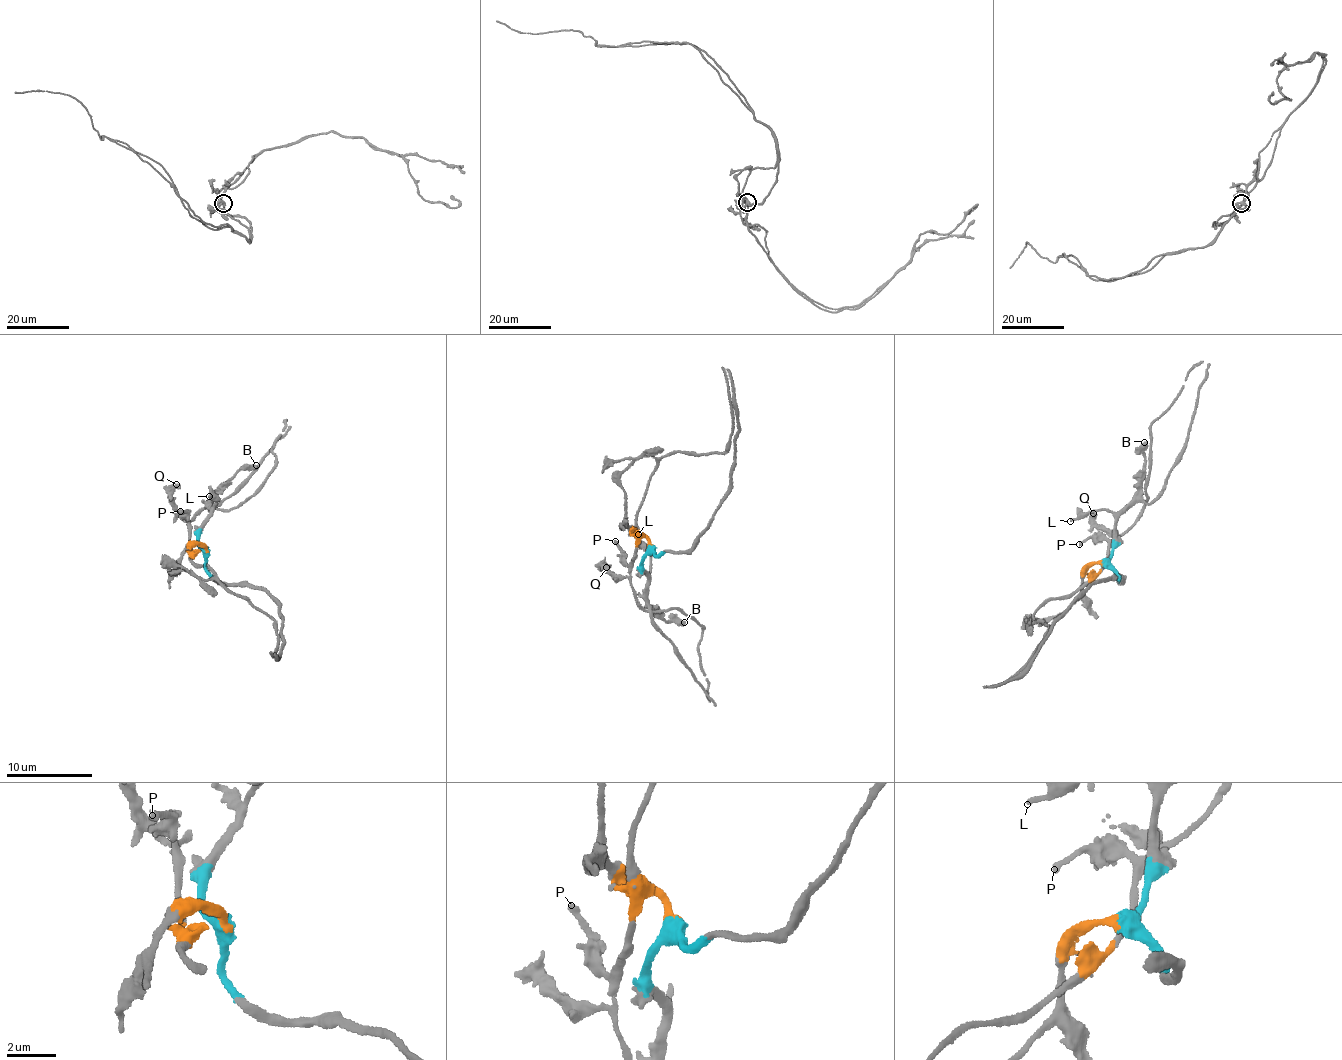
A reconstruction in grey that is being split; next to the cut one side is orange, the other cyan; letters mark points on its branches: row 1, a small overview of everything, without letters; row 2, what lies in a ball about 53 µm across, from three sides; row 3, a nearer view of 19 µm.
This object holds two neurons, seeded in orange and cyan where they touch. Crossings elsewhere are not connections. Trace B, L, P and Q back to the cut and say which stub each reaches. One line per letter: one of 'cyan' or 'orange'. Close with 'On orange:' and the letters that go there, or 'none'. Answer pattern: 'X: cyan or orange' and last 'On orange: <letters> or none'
B: cyan
L: cyan
P: orange
Q: orange
On orange: P, Q

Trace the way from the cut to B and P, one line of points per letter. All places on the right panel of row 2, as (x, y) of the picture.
B: (1103, 562), (1113, 553), (1117, 515), (1136, 491), (1145, 457), (1145, 441)
P: (1103, 562), (1091, 566), (1098, 572), (1106, 561), (1108, 543), (1090, 538), (1080, 545)

